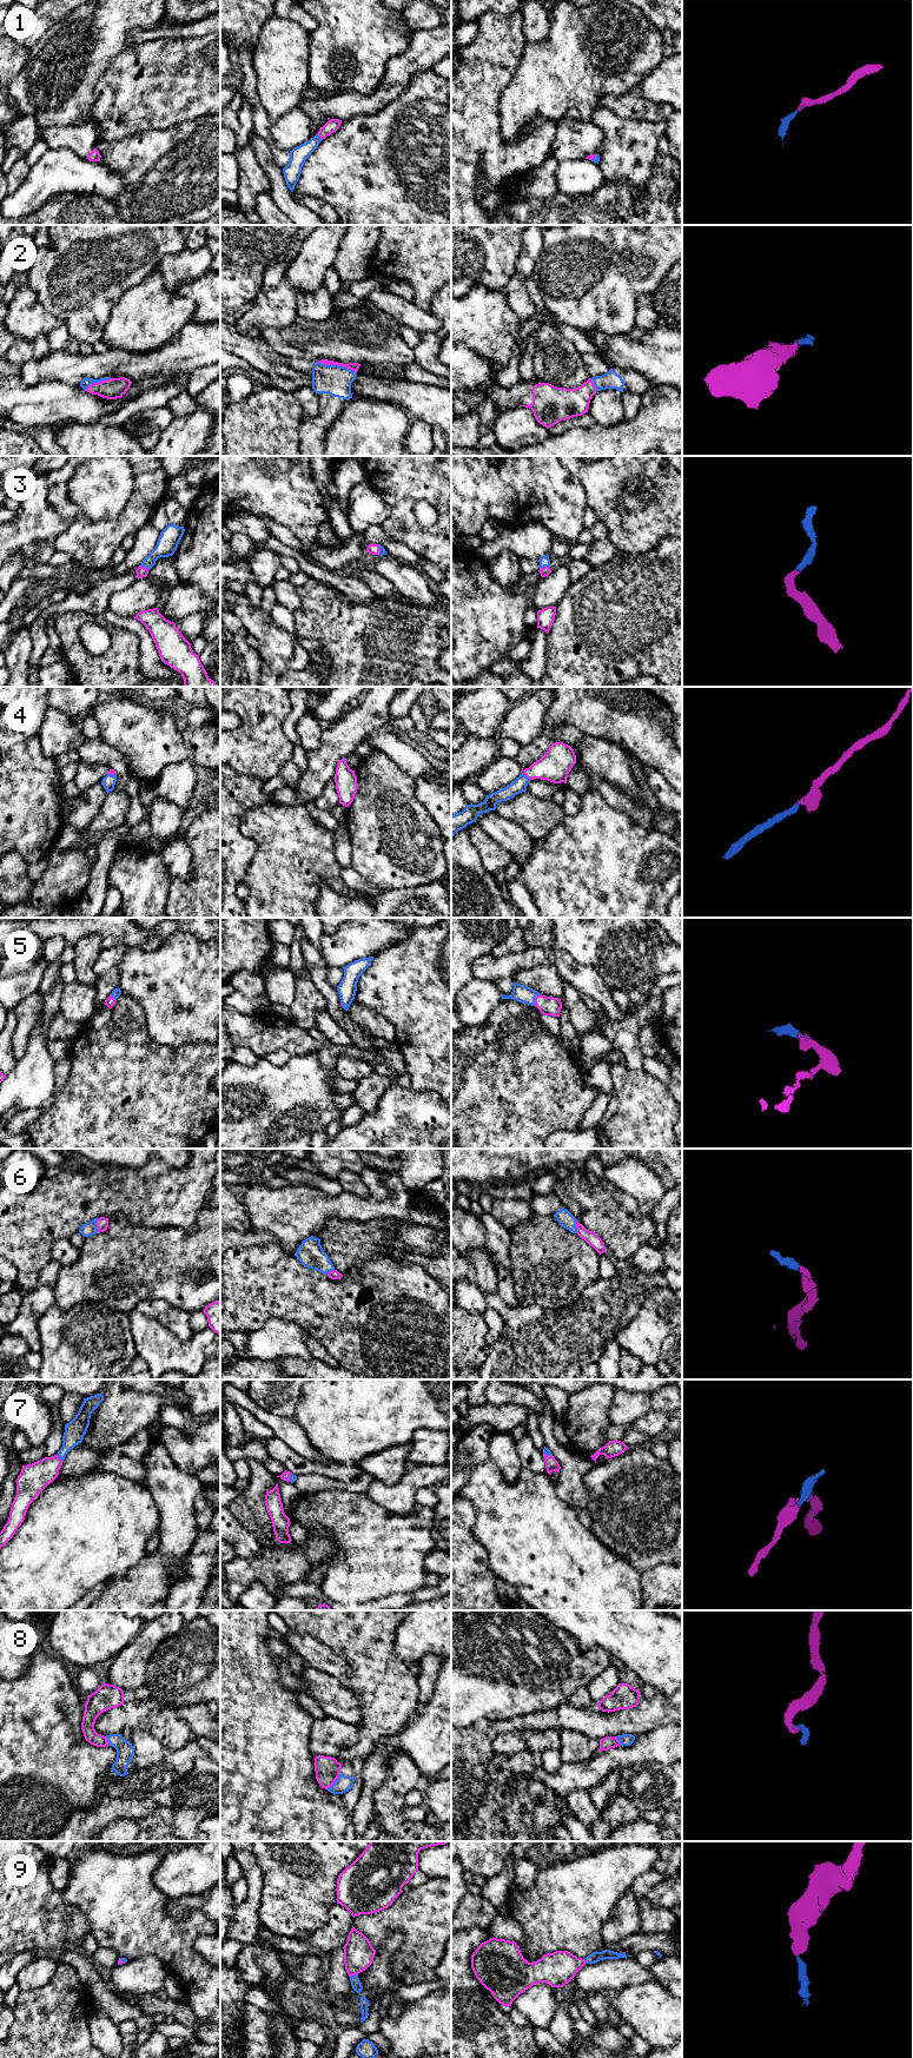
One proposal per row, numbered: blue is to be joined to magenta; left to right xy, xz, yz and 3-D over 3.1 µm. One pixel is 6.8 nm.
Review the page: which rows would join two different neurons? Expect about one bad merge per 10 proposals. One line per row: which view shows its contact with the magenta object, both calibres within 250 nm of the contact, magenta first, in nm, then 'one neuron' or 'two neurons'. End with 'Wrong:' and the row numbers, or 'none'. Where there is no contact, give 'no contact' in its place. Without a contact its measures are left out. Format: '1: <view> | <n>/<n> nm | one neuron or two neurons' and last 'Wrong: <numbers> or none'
1: xz | 90/120 nm | one neuron
2: xz | 60/200 nm | one neuron
3: yz | 70/70 nm | one neuron
4: yz | 220/100 nm | one neuron
5: yz | 130/120 nm | one neuron
6: xy | 80/90 nm | one neuron
7: xy | 200/140 nm | one neuron
8: xz | 170/110 nm | one neuron
9: xz | 200/70 nm | one neuron
Wrong: none

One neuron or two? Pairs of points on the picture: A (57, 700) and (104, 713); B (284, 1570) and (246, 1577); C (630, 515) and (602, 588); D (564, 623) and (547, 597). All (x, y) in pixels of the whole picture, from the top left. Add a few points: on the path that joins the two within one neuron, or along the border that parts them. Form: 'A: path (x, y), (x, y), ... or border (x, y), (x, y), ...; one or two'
A: border (101, 699), (94, 708); two
B: path (275, 1570), (256, 1570); one
C: border (648, 551), (643, 554), (620, 553); two
D: border (571, 583), (555, 606); two

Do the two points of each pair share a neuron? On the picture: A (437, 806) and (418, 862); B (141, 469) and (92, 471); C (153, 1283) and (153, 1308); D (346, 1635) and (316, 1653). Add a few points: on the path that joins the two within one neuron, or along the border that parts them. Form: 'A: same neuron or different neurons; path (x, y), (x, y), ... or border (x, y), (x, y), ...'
A: different neurons; border (416, 795), (438, 827)
B: different neurons; border (132, 468), (132, 494), (130, 496)
C: different neurons; border (134, 1307), (144, 1299), (164, 1299), (179, 1309)
D: different neurons; border (302, 1634), (313, 1635), (349, 1663)

